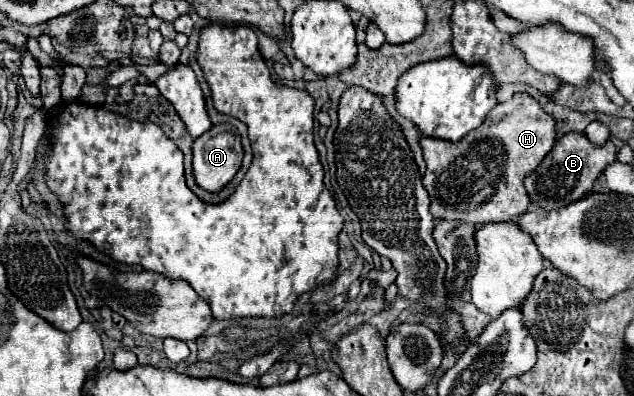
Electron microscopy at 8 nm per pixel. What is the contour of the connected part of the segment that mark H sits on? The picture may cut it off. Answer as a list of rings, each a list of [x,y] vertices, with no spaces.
[[[516,93],[510,101],[496,105],[484,123],[458,143],[420,137],[426,163],[422,183],[430,195],[432,217],[474,225],[514,221],[526,213],[530,205],[526,189],[522,187],[524,177],[550,153],[554,141],[554,119],[546,115],[528,93]]]

